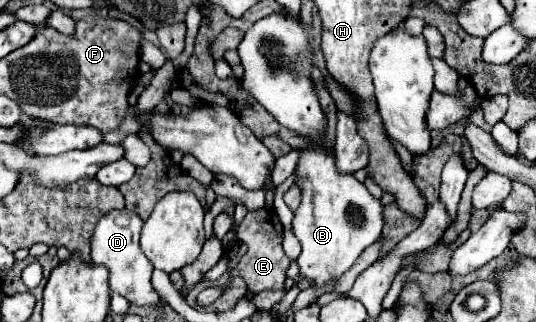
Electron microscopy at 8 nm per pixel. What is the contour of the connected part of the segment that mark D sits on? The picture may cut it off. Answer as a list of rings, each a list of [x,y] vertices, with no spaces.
[[[126,208],[103,215],[91,237],[91,261],[109,269],[109,287],[113,293],[127,297],[129,303],[135,305],[155,305],[159,301],[159,295],[151,287],[151,261],[139,247],[141,229],[143,221],[139,219],[139,215]]]

